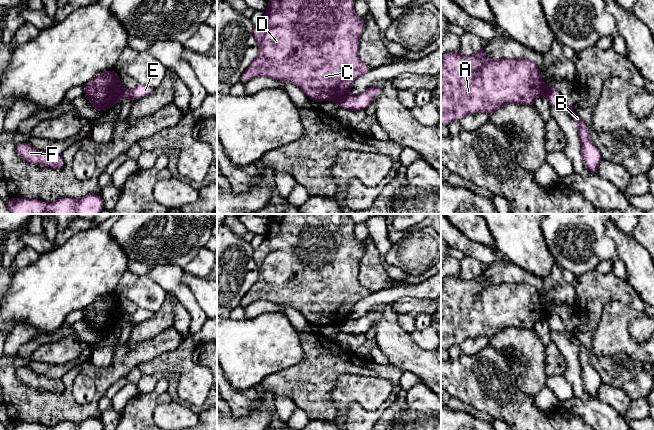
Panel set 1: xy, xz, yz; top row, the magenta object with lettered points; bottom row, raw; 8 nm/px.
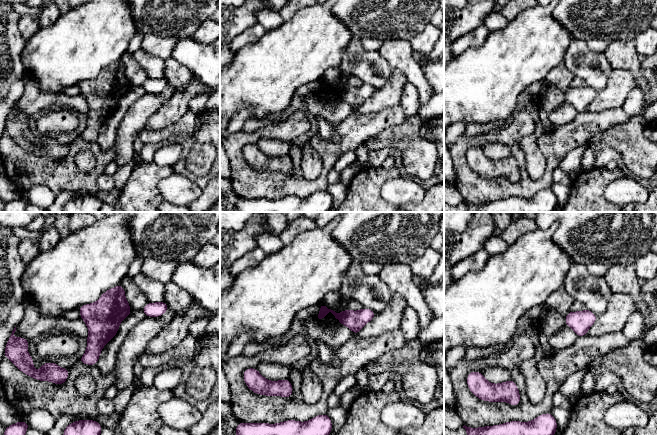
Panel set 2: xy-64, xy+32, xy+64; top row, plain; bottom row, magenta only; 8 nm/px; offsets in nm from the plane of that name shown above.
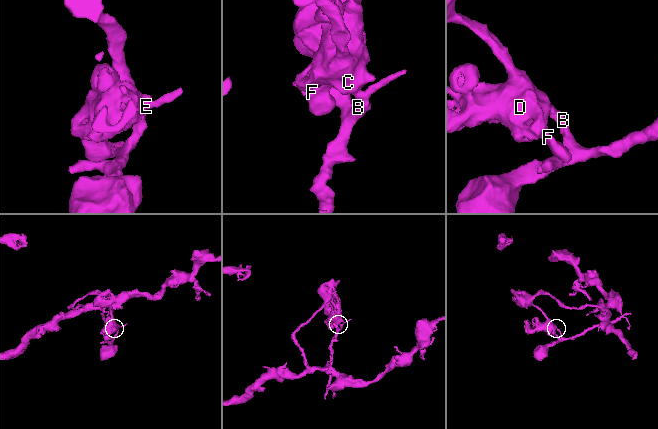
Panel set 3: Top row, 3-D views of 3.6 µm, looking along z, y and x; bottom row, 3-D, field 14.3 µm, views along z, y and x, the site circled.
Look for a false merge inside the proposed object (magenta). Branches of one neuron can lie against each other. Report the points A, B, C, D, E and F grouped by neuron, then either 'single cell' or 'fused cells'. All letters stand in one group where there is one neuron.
A C D F / B E; fused cells

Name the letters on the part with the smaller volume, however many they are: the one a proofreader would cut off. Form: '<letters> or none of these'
B, E

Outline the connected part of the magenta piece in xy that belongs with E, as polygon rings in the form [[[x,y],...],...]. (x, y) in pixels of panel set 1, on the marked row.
[[[138,84],[132,90],[123,89],[123,91],[117,101],[123,100],[125,98],[129,98],[135,102],[136,100],[138,100],[140,98],[143,98],[145,96],[152,94],[154,91],[155,91],[155,88]]]

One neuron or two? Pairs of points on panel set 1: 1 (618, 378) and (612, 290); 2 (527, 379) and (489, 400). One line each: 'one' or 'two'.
1: one
2: two

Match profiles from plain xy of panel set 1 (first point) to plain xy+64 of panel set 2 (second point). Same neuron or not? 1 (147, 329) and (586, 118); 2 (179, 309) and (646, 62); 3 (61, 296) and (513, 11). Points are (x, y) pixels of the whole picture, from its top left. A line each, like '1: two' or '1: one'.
1: two
2: two
3: two

